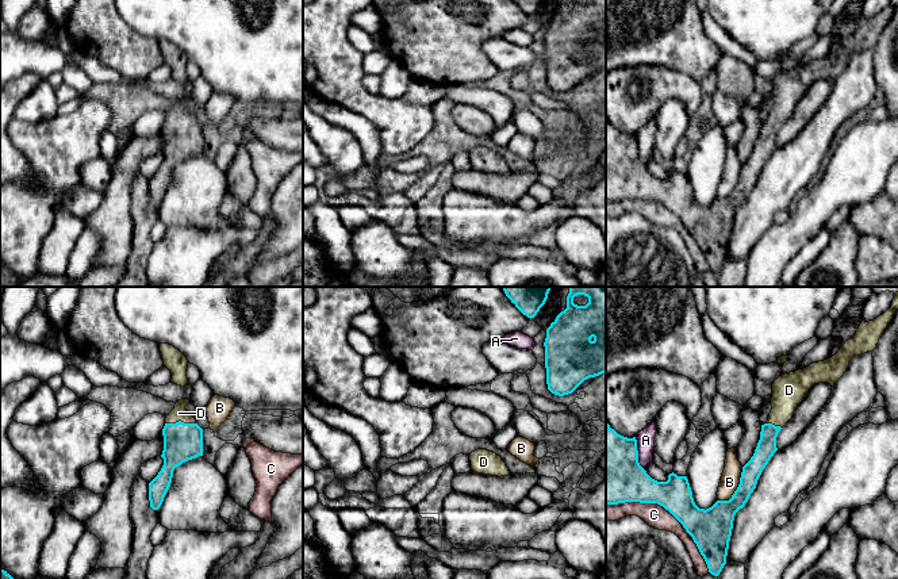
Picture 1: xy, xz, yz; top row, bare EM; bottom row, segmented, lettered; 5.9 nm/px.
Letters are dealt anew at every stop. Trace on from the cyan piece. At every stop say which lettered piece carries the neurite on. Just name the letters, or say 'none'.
D

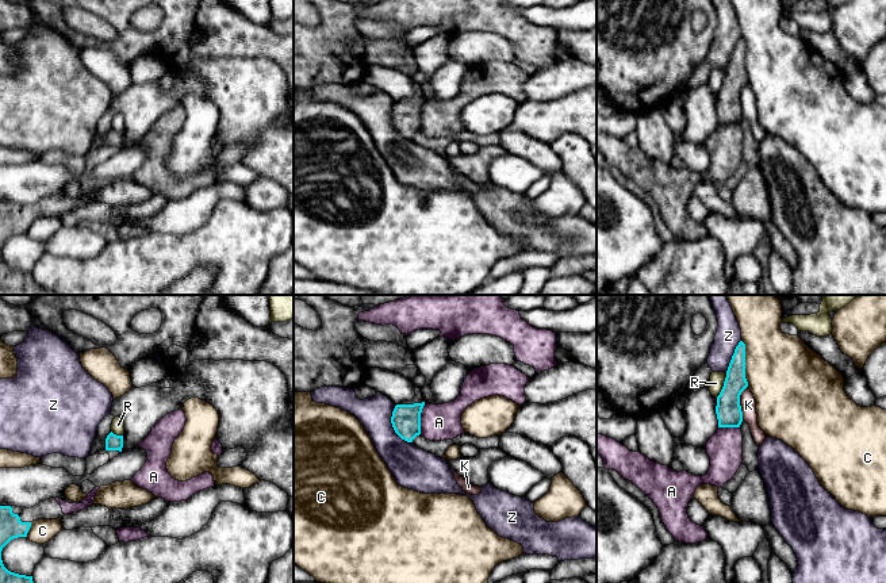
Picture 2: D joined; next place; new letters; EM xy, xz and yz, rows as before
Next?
A

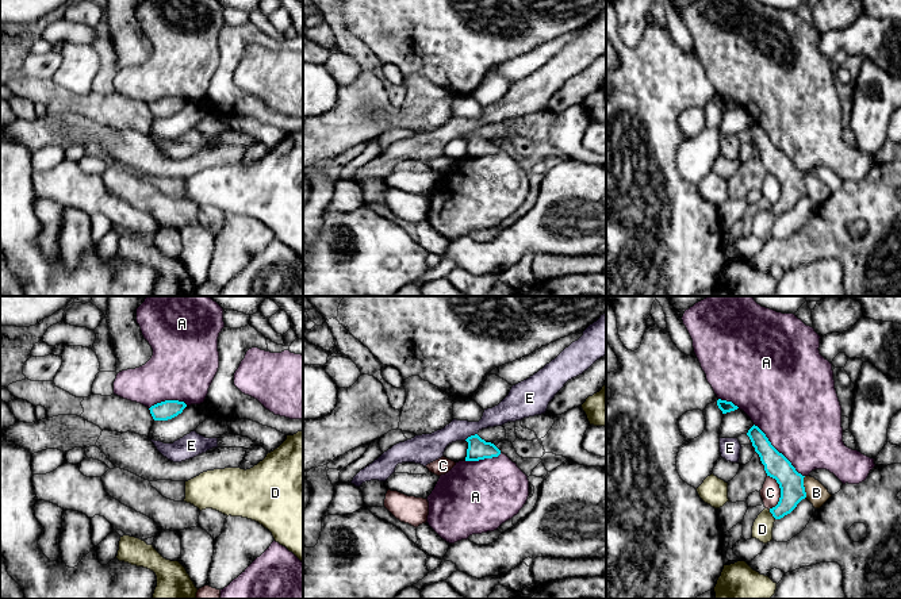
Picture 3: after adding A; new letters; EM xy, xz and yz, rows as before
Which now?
none

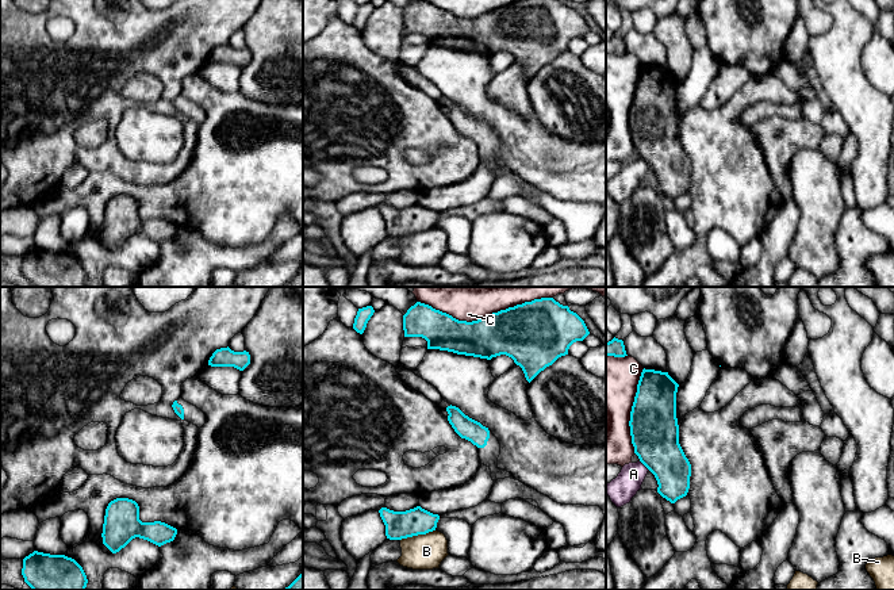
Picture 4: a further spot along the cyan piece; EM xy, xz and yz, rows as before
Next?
none

